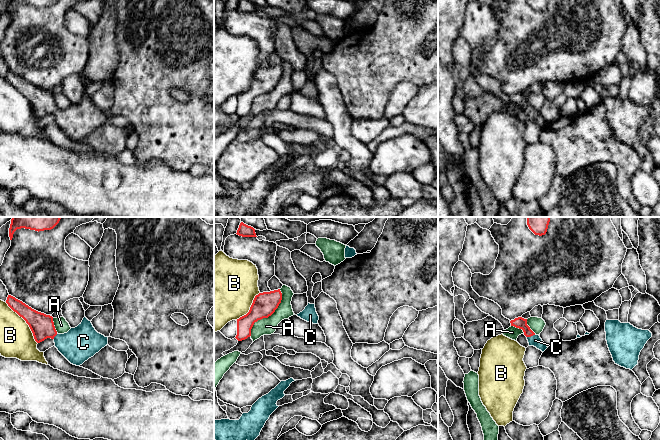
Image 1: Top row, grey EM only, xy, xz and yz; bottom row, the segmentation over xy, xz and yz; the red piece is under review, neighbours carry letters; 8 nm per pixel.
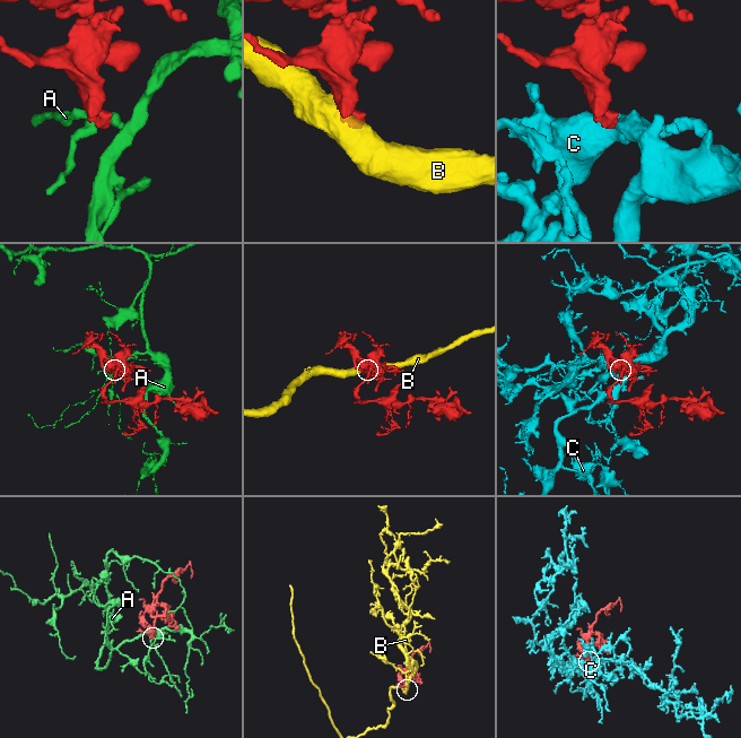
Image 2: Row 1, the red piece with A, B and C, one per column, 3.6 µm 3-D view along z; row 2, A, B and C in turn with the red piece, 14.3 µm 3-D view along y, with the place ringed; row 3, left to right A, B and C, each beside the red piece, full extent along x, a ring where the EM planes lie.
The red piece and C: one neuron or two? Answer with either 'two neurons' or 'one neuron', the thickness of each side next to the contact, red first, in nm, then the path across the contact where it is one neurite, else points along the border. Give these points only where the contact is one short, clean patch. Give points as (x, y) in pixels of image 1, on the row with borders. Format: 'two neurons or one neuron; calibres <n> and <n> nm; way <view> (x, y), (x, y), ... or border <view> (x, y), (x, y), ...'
one neuron; calibres 90 and 90 nm; way yz (521, 323), (531, 335), (535, 340)

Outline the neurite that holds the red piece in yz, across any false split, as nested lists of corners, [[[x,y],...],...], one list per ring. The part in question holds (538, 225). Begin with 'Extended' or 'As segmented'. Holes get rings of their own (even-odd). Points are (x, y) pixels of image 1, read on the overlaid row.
As segmented. [[[526,217],[529,229],[535,235],[545,235],[550,222],[550,217]]]

